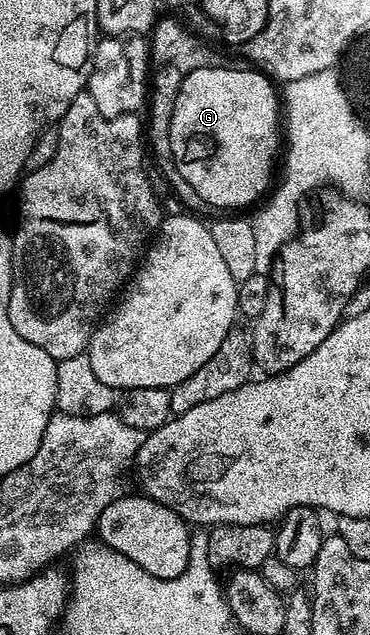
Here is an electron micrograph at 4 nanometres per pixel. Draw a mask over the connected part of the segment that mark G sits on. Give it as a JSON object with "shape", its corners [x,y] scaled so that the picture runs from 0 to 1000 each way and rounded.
{"shape":[[[678,106],[603,107],[524,109],[486,126],[462,183],[465,238],[478,269],[532,301],[532,307],[570,321],[581,332],[646,332],[654,323],[686,324],[735,290],[732,246],[759,235],[759,159],[751,151],[743,154],[746,135],[719,115]]]}

